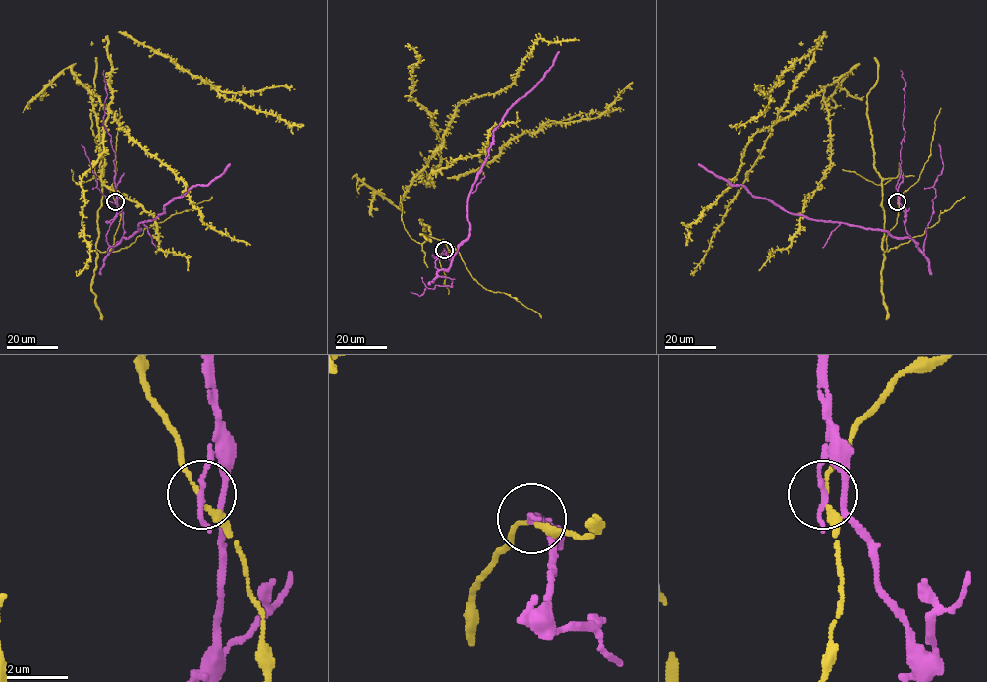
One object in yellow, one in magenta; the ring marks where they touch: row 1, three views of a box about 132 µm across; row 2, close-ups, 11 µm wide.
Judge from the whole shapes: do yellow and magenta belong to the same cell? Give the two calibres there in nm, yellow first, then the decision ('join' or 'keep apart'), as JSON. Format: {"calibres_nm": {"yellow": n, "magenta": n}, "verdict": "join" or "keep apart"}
{"calibres_nm": {"yellow": 110, "magenta": 200}, "verdict": "keep apart"}

